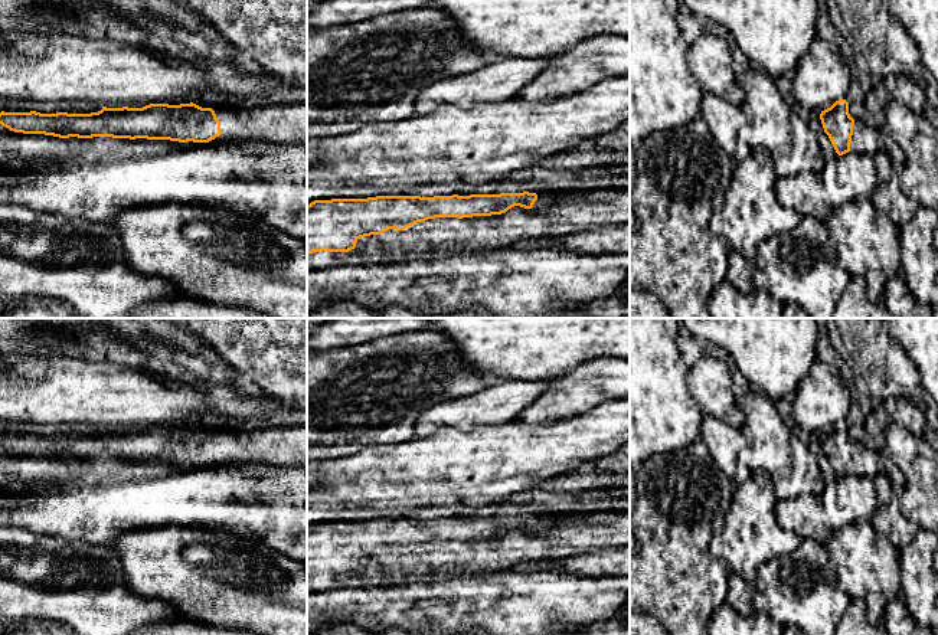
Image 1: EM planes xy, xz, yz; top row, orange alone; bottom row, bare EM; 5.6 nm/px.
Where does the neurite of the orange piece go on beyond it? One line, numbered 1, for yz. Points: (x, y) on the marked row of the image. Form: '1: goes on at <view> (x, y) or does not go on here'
1: goes on at yz (865, 140)

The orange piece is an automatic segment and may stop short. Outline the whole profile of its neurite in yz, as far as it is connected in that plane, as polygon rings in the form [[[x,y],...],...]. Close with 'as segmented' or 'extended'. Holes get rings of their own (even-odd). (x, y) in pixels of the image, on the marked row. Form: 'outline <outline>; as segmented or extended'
outline [[[846,99],[836,101],[821,111],[820,120],[839,156],[853,150],[873,157],[883,147],[882,130],[872,128],[863,121],[854,121],[849,114]]]; extended

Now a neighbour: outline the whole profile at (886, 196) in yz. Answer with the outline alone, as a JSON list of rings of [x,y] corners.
[[[885,147],[873,156],[873,161],[877,170],[877,184],[870,194],[870,200],[873,206],[885,212],[896,229],[899,229],[914,217],[919,204],[901,190],[899,174],[895,171]]]

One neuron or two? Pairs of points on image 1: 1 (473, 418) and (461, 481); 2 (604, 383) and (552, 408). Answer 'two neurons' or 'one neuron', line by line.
1: two neurons
2: one neuron

